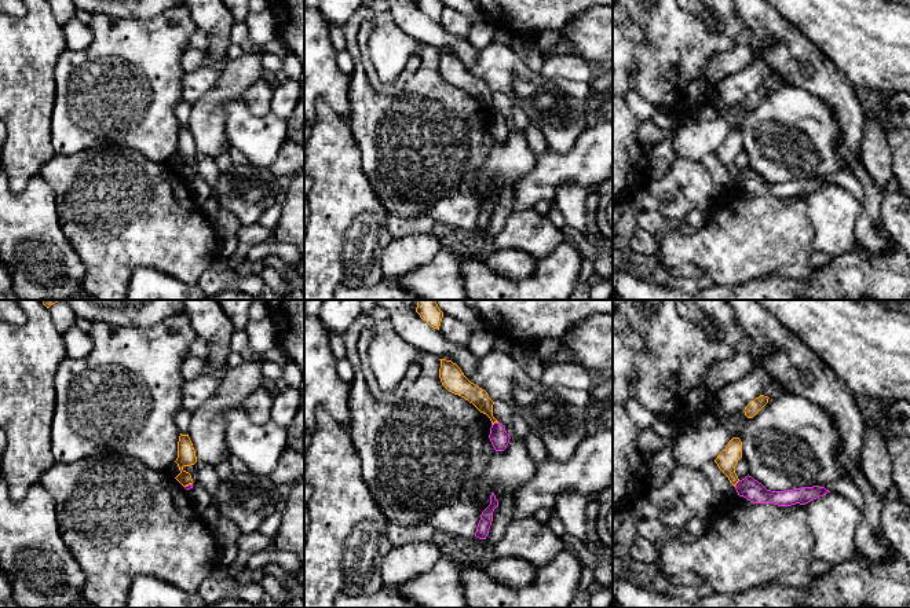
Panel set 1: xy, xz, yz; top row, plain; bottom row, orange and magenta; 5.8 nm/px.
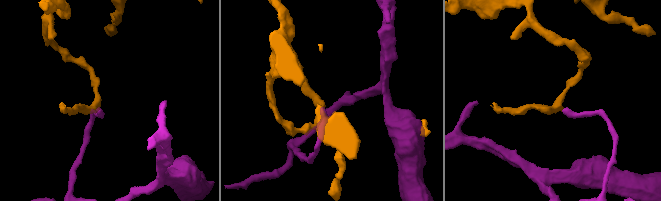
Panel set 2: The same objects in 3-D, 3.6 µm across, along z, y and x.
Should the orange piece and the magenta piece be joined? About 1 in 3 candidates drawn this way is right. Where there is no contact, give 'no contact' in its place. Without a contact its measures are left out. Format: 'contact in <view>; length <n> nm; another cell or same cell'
contact in xz; length 40 nm; another cell

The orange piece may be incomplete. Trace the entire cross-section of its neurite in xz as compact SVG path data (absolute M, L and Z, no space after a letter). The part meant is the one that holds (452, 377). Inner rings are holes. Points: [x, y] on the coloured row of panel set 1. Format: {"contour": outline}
{"contour": "M439 359L439 378L442 385L452 393L458 395L472 403L480 413L486 414L491 424L498 422L493 417L494 402L489 398L487 392L474 382L471 382L461 369L452 360Z"}

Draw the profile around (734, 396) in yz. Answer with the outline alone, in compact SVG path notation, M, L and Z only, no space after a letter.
M760 371L749 373L720 388L716 402L716 413L728 415L743 411L745 407L763 392L765 376Z

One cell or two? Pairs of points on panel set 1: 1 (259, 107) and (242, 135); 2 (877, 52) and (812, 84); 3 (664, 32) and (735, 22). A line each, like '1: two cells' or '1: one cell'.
1: two cells
2: two cells
3: one cell

